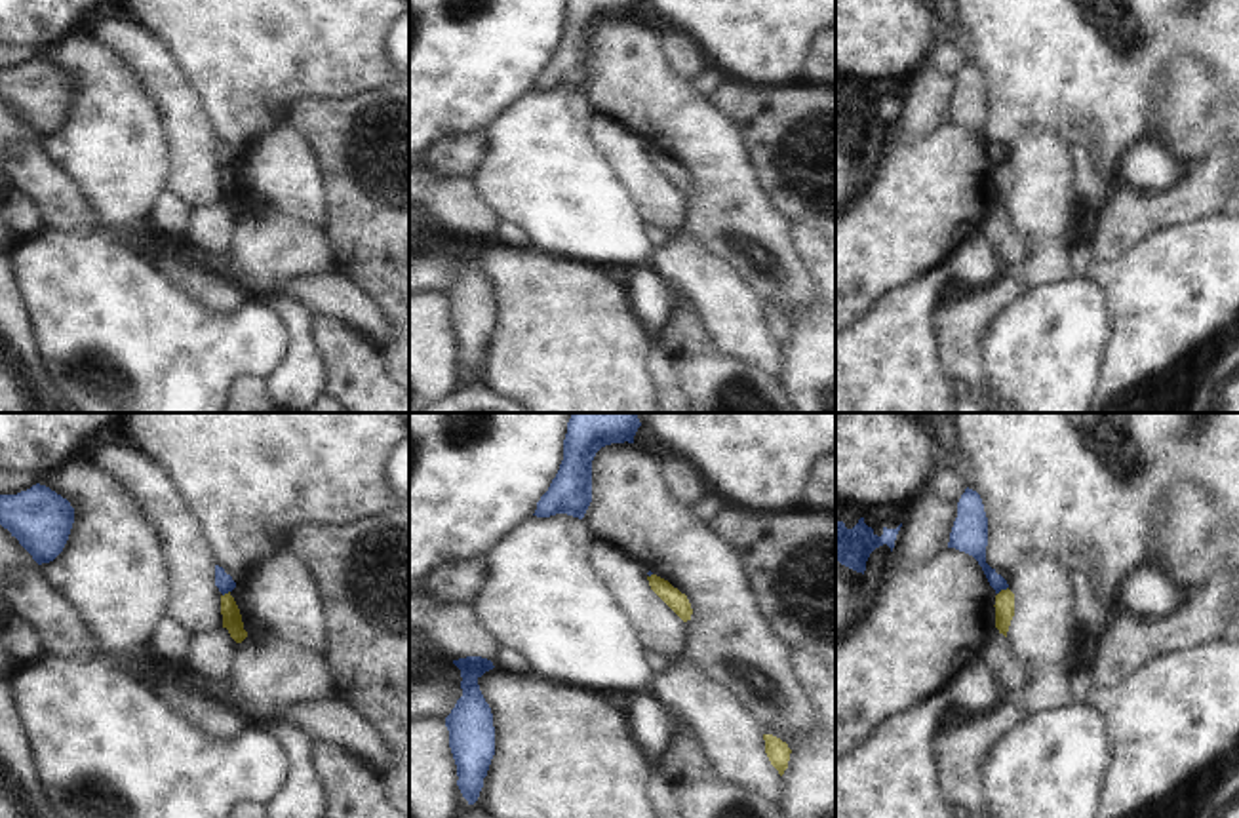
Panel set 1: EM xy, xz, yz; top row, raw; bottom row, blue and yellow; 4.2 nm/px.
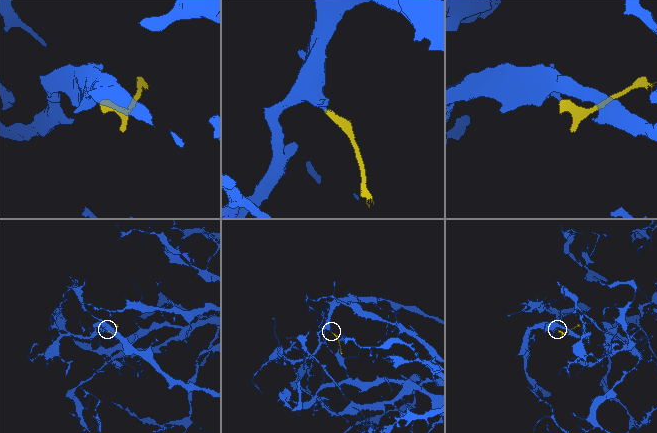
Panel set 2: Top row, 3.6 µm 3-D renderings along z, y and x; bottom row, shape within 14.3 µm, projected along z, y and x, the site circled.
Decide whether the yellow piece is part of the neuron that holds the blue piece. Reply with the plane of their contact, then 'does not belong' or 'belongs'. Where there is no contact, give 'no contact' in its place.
contact in yz; does not belong

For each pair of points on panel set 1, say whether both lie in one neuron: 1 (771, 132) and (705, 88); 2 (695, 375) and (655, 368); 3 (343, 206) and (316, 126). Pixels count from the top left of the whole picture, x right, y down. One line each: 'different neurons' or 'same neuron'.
1: different neurons
2: different neurons
3: same neuron

